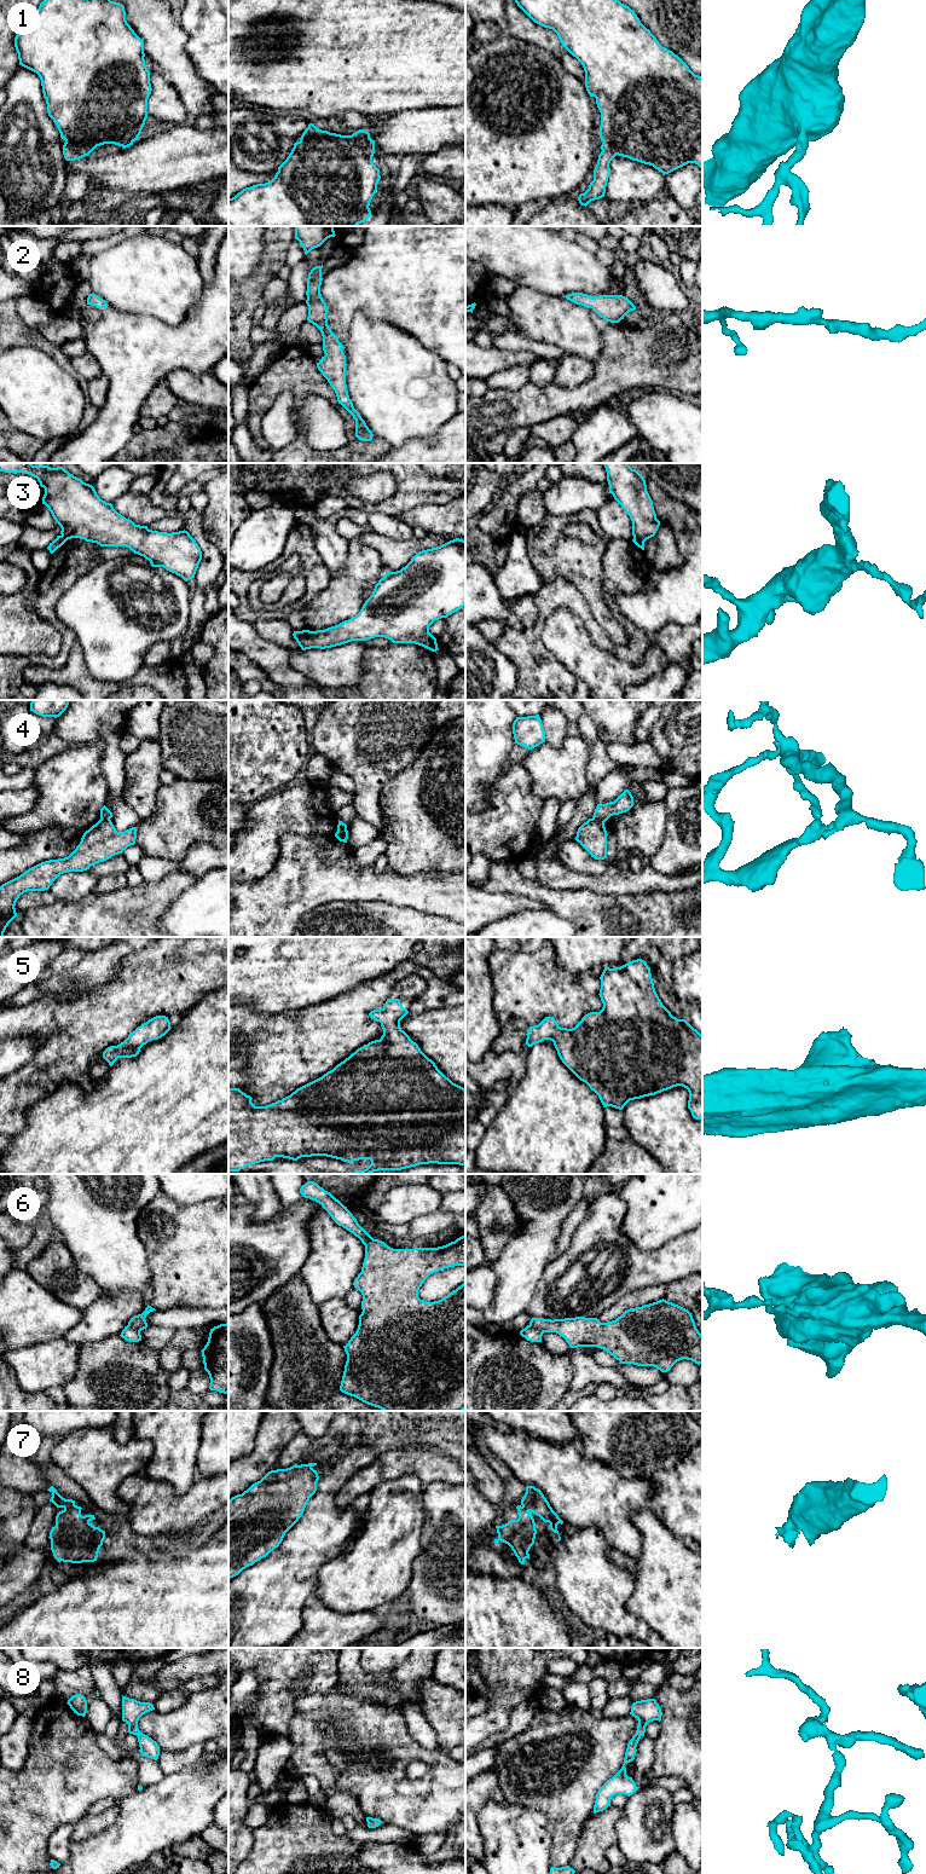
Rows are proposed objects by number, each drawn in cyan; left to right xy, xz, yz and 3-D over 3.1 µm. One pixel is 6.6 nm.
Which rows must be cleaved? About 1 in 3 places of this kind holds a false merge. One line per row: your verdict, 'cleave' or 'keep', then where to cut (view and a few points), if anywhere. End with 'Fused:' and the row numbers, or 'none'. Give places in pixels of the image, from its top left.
1: keep; cut none
2: keep; cut none
3: cleave; cut xy (61, 536), (67, 539)
4: cleave; cut yz (592, 817), (603, 822)
5: keep; cut none
6: cleave; cut yz (530, 1324), (543, 1332)
7: keep; cut none
8: keep; cut none
Fused: 3, 4, 6

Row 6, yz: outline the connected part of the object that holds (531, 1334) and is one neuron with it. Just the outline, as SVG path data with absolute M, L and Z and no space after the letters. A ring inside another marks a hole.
M527 1325L520 1331L520 1335L531 1342L542 1342L543 1332L538 1331L531 1325Z

